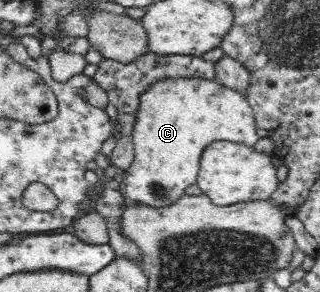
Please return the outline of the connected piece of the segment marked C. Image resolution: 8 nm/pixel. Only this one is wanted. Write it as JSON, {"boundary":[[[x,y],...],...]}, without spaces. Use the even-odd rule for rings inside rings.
{"boundary":[[[167,78],[158,82],[155,82],[141,97],[139,104],[139,115],[137,115],[137,121],[135,121],[135,129],[133,129],[132,141],[134,144],[134,161],[125,170],[125,179],[122,184],[122,191],[124,196],[131,202],[139,204],[139,206],[149,206],[151,208],[162,208],[173,205],[179,198],[185,197],[186,190],[193,185],[197,185],[197,179],[199,179],[199,168],[201,164],[201,155],[203,151],[213,145],[215,141],[231,141],[235,144],[244,144],[254,148],[257,145],[257,141],[261,139],[257,135],[257,124],[255,124],[255,118],[250,103],[246,100],[243,94],[231,90],[221,85],[216,80],[207,80],[207,78]]]}

